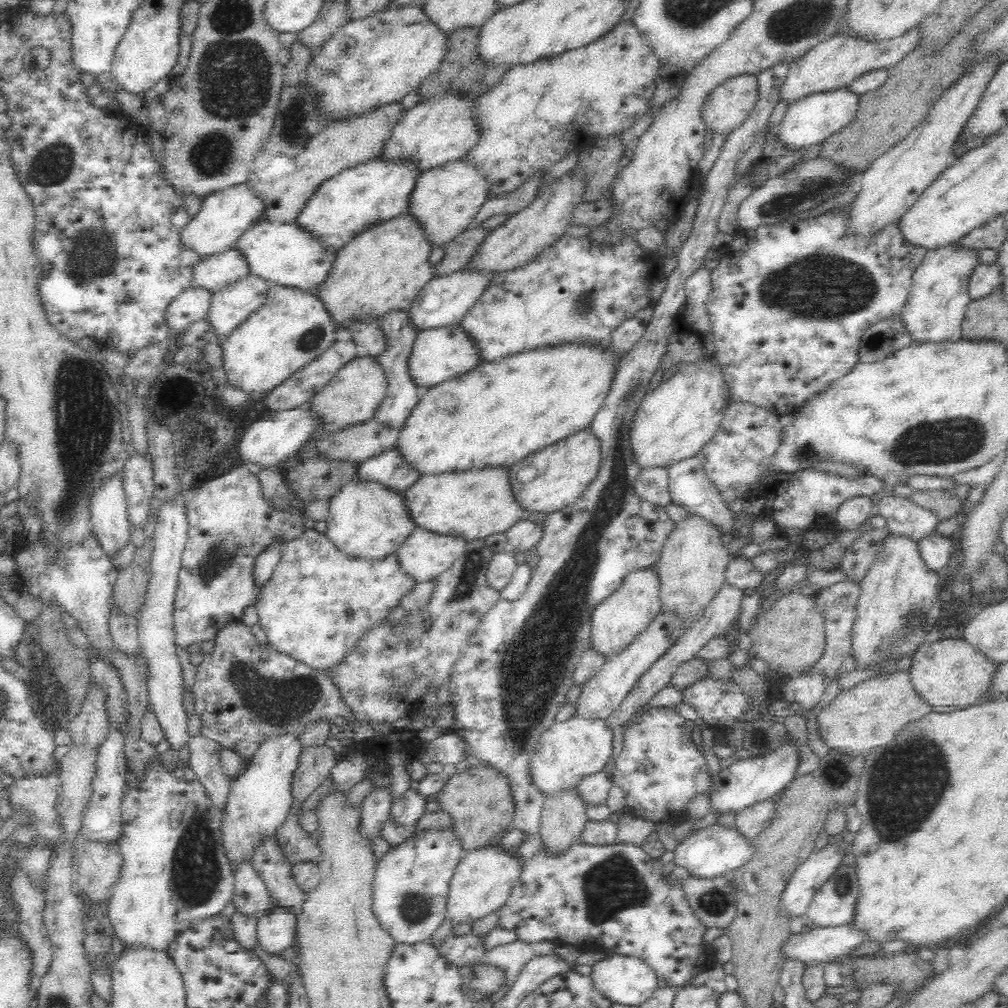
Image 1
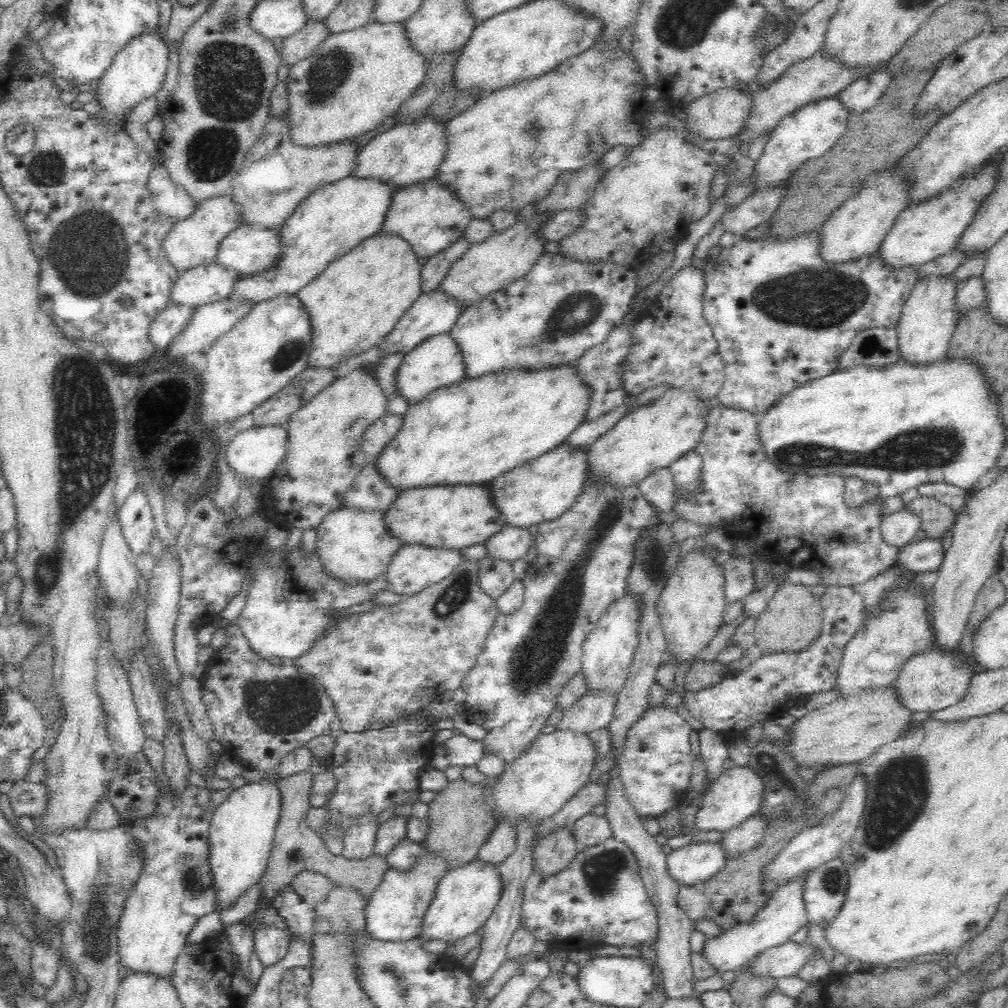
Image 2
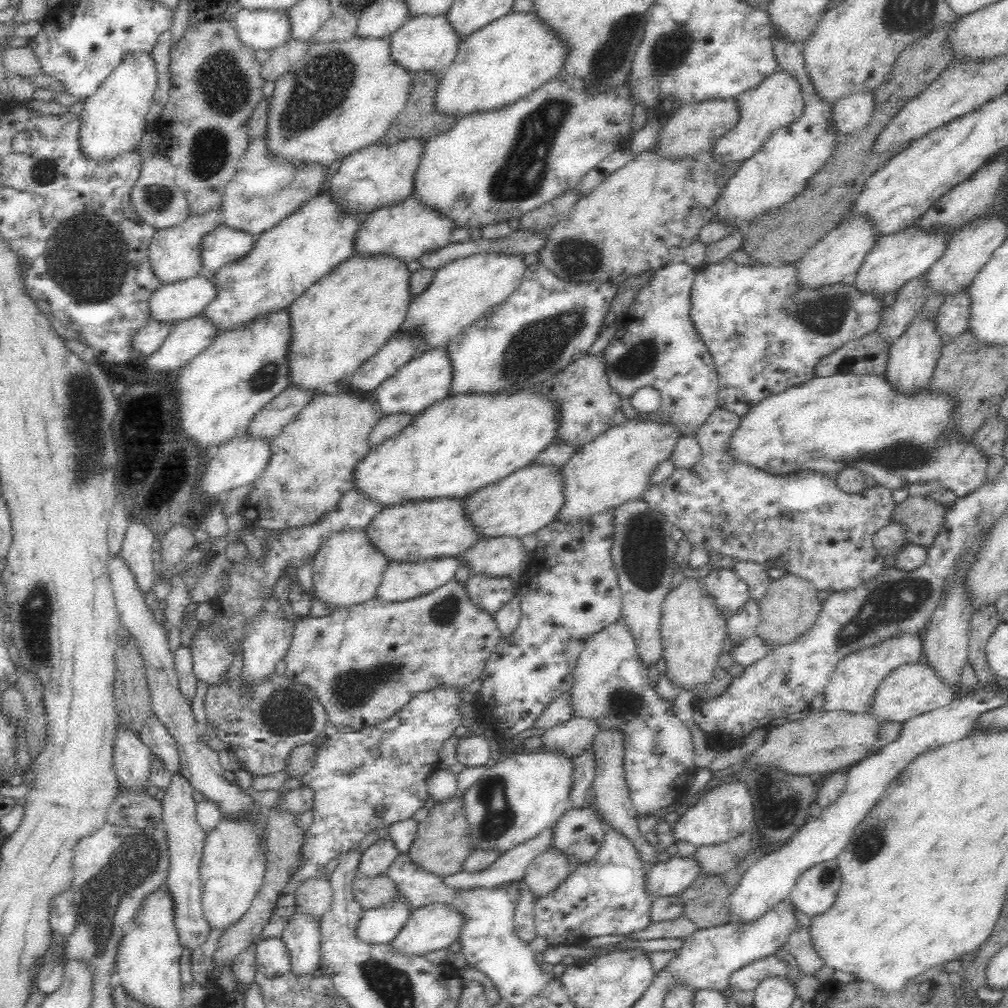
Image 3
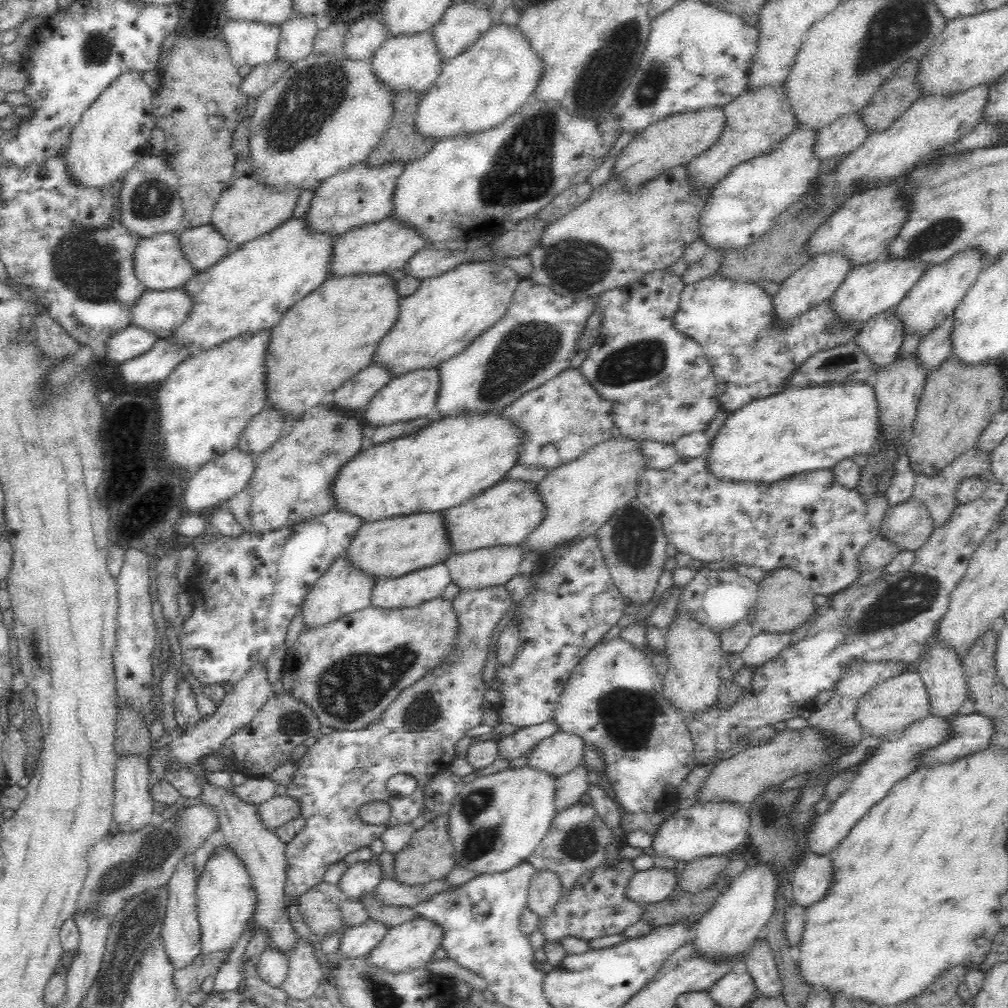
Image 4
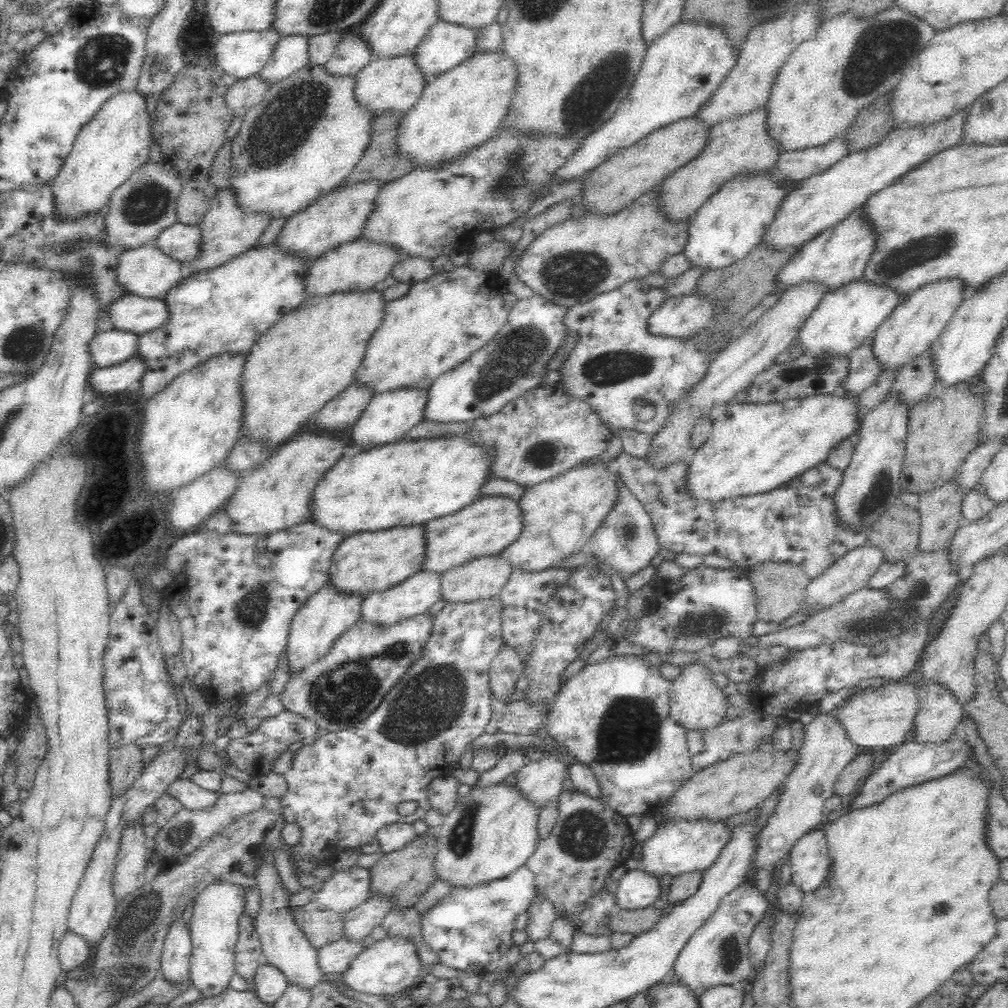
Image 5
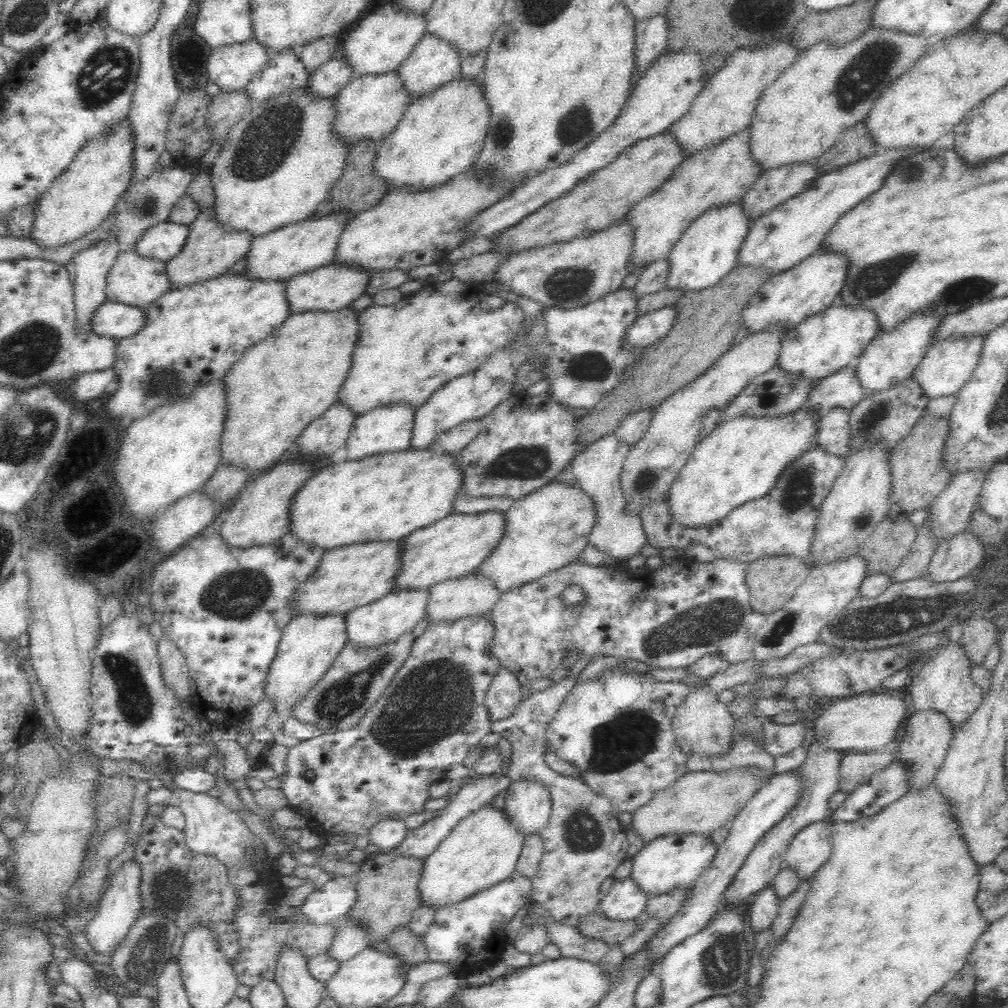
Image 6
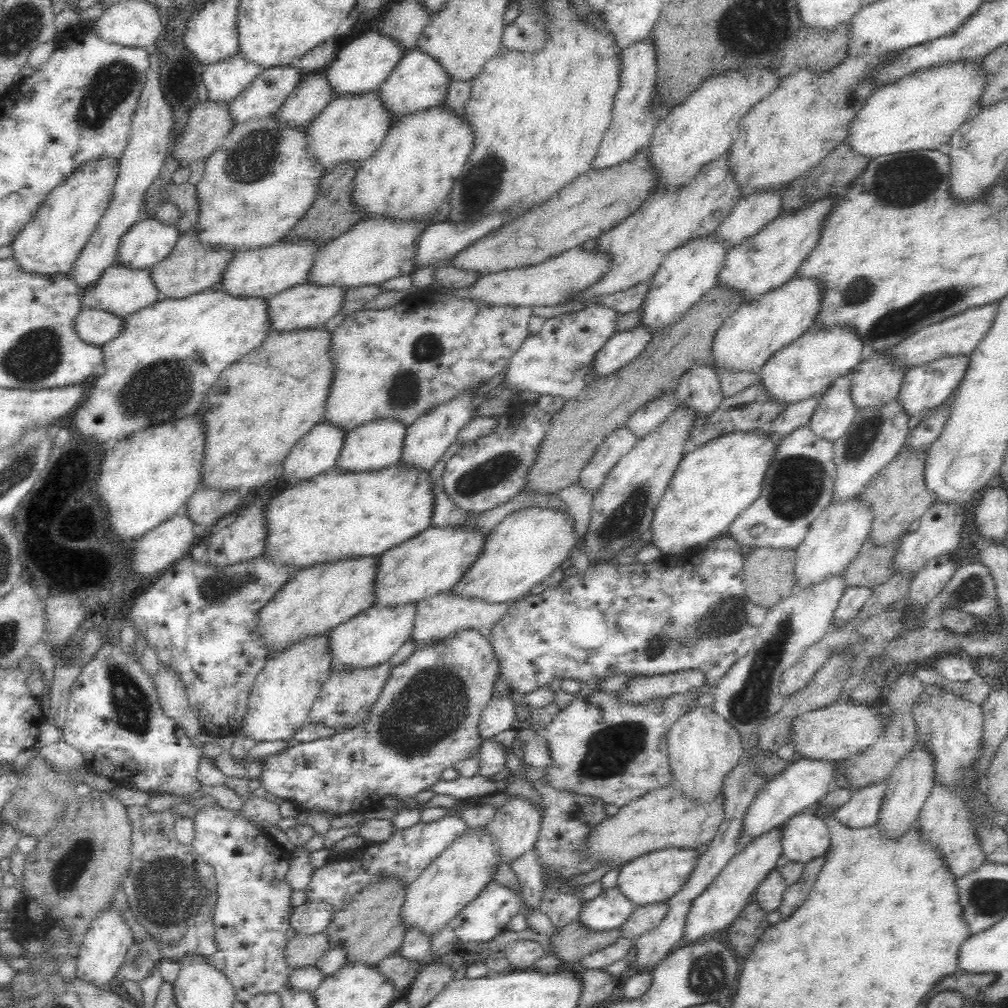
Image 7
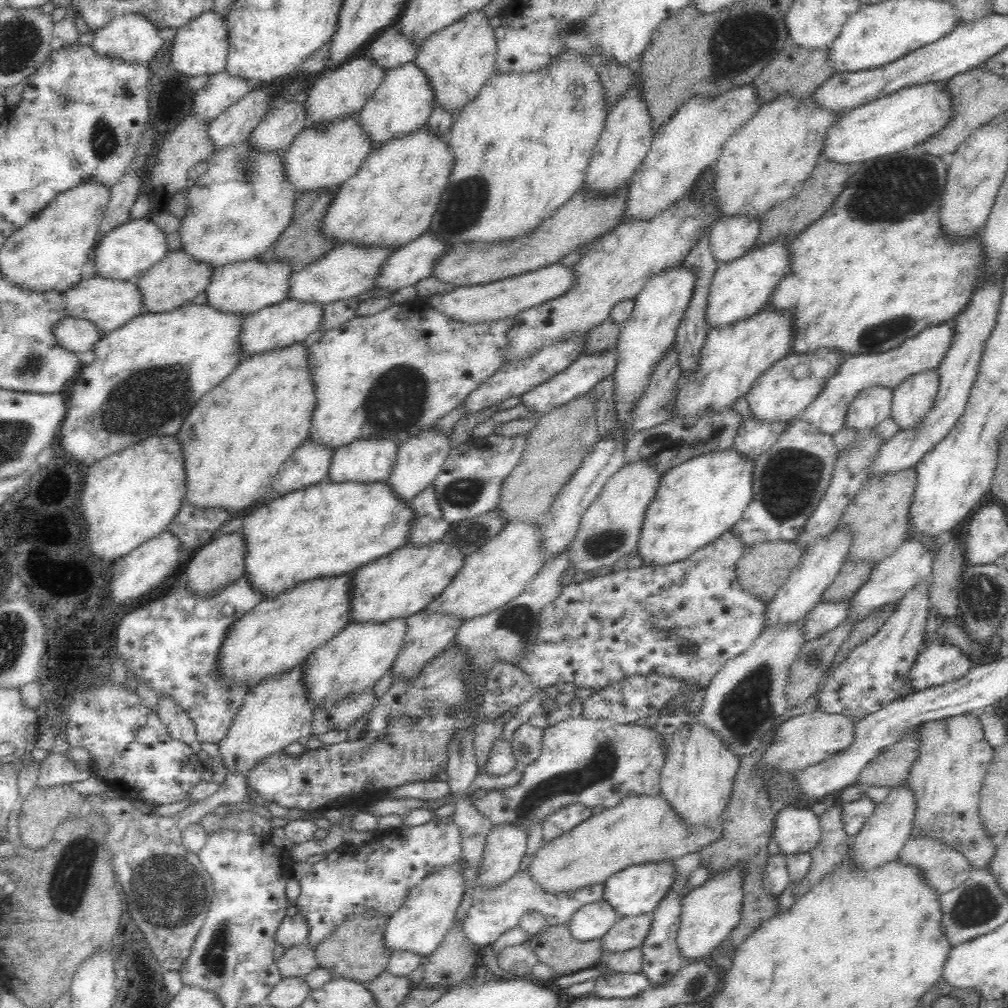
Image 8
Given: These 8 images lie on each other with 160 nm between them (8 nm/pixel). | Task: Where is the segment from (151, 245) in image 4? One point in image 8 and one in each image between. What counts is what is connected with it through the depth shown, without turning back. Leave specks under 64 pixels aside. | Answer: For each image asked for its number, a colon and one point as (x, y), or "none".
5: (146, 270)
6: (134, 279)
7: (122, 289)
8: (111, 303)

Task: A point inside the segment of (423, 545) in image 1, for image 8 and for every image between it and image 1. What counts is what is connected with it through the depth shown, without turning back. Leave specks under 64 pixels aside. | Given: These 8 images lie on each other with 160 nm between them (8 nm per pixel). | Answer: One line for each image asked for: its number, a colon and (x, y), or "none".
2: (415, 566)
3: (406, 579)
4: (410, 589)
5: (416, 594)
6: (383, 620)
7: (374, 635)
8: (355, 659)

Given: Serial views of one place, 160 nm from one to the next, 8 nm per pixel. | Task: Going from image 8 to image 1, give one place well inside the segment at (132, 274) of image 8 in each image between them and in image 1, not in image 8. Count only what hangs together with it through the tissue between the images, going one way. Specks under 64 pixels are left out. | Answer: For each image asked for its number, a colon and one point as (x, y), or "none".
1: (287, 254)
2: (252, 249)
3: (226, 245)
4: (204, 246)
5: (184, 242)
6: (166, 240)
7: (150, 241)

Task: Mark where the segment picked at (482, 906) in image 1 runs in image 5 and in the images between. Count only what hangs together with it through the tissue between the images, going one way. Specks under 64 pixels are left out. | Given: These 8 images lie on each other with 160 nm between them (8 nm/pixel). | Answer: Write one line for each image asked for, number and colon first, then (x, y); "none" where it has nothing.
2: (465, 898)
3: (434, 926)
4: (411, 944)
5: (391, 964)

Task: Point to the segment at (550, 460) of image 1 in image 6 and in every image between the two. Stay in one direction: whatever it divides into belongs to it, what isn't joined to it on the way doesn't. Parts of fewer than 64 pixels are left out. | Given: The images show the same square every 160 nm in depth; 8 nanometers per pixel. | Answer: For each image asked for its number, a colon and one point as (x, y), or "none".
2: (542, 489)
3: (519, 504)
4: (505, 513)
5: (487, 526)
6: (458, 543)

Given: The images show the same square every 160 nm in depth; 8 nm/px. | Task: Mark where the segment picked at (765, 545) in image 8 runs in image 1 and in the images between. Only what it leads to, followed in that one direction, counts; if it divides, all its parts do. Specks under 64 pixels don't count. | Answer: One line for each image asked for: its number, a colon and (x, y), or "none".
1: (790, 638)
2: (792, 621)
3: (790, 606)
4: (785, 601)
5: (781, 588)
6: (772, 581)
7: (768, 576)

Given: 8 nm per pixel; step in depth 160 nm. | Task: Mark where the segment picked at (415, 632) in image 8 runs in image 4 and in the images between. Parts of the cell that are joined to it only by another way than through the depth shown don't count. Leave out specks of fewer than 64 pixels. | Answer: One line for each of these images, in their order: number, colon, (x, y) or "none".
4: (495, 565)
5: (481, 577)
6: (473, 593)
7: (440, 615)

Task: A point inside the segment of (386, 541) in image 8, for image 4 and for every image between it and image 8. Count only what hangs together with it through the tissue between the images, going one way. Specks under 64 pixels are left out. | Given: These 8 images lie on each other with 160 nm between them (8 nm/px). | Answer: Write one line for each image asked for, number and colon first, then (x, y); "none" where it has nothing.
4: (450, 459)
5: (405, 482)
6: (387, 496)
7: (338, 513)

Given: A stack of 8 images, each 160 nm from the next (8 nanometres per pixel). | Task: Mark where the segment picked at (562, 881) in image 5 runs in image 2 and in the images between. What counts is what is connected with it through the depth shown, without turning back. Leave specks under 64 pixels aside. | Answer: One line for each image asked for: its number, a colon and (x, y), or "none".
2: (590, 830)
3: (579, 833)
4: (578, 840)

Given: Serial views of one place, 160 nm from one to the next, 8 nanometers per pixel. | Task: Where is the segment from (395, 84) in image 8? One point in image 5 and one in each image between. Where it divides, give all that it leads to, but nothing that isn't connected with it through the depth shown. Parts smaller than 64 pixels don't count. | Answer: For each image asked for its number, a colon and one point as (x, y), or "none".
5: (447, 44)
6: (435, 60)
7: (419, 80)

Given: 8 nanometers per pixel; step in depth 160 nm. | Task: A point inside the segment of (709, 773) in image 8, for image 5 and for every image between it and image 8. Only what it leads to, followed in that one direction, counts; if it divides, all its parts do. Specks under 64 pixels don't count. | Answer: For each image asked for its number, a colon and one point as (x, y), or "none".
5: (696, 701)
6: (703, 724)
7: (703, 747)

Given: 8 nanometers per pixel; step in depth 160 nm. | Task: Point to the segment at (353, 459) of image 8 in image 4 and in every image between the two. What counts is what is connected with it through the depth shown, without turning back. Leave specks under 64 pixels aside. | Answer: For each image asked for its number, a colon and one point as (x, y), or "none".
4: (413, 394)
5: (389, 414)
6: (388, 427)
7: (374, 444)

